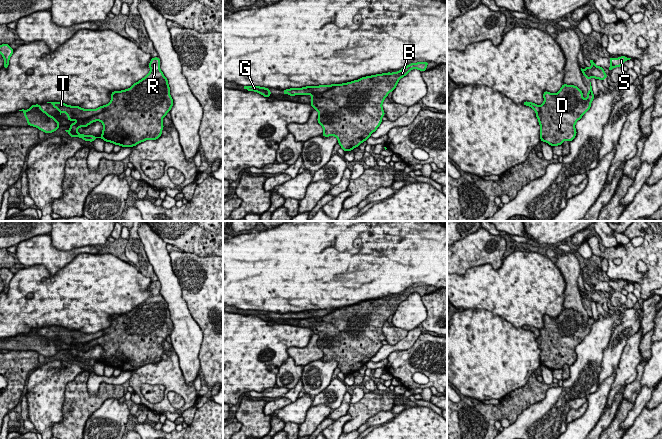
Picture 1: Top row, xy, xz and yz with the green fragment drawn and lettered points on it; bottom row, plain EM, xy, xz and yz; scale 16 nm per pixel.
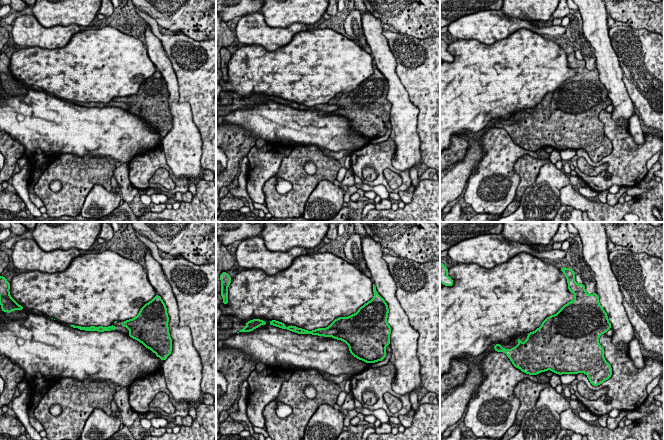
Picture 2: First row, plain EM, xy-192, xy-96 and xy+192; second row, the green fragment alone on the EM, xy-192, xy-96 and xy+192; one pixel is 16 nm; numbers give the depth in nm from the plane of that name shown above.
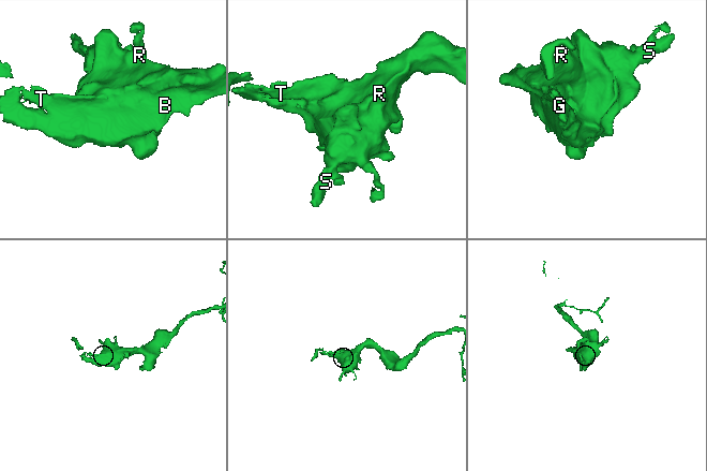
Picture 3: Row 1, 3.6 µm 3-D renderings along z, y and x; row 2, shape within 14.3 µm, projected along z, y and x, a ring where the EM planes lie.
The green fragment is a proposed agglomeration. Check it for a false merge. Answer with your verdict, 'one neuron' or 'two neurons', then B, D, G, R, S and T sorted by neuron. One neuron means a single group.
one neuron; groups B D G R S T

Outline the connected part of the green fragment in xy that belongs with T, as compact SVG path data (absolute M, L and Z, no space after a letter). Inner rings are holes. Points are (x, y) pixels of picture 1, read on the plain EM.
M151 282L149 287L150 296L141 304L134 307L130 312L121 315L112 315L111 325L97 333L84 333L79 330L71 330L62 326L51 327L55 333L58 333L60 339L62 336L68 339L67 344L76 344L76 347L70 348L70 353L65 354L70 361L82 362L85 366L94 366L96 362L103 363L105 366L111 366L121 371L134 371L146 364L156 364L161 361L164 352L162 343L170 336L173 330L173 323L170 319L168 303L160 294L160 282ZM100 345L104 352L102 359L84 359L77 356L80 351L88 351L90 347Z

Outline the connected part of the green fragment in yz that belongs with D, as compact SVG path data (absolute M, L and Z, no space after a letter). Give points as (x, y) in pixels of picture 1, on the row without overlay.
M591 306L586 324L580 312L563 307L555 318L544 315L544 326L540 330L528 325L522 328L533 332L536 337L540 365L558 370L563 369L564 364L571 366L576 361L575 348L590 333L594 321Z

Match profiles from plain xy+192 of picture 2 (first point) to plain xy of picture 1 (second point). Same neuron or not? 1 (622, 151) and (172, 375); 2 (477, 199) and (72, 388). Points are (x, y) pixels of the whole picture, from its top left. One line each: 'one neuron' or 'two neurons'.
1: one neuron
2: two neurons

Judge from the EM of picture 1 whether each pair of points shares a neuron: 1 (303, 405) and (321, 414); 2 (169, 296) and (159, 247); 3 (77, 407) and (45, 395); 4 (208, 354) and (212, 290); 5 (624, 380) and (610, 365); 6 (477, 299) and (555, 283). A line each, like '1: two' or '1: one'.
1: two
2: one
3: two
4: one
5: two
6: one

